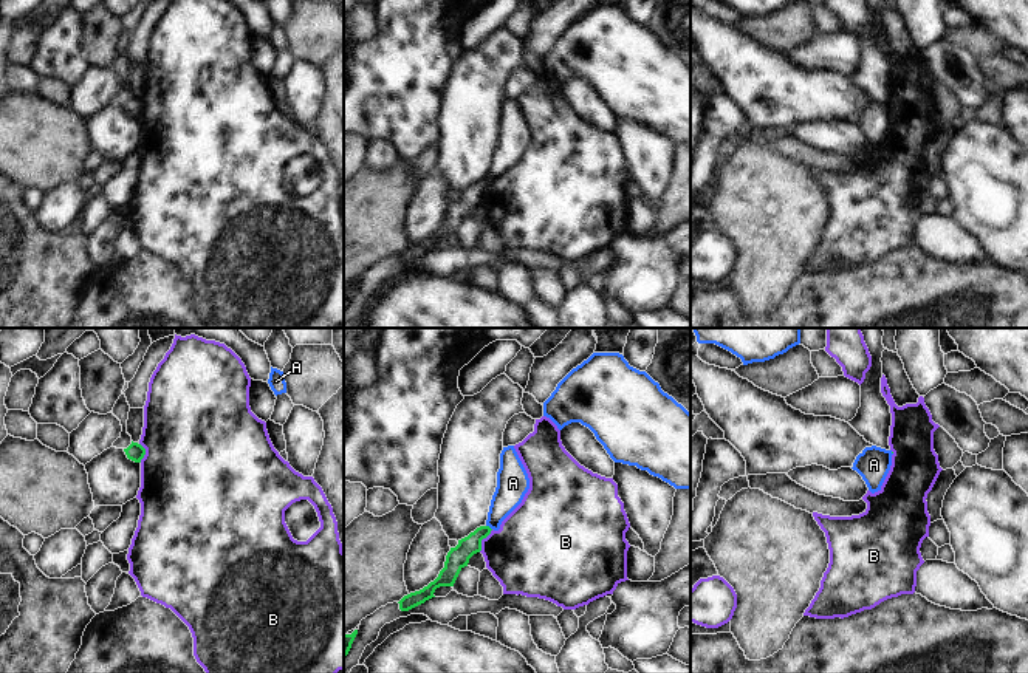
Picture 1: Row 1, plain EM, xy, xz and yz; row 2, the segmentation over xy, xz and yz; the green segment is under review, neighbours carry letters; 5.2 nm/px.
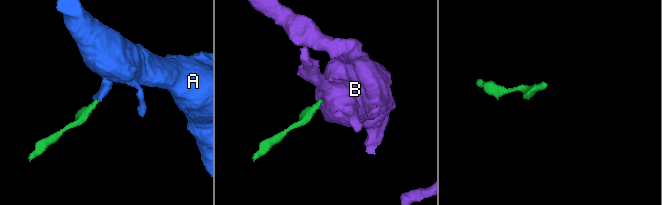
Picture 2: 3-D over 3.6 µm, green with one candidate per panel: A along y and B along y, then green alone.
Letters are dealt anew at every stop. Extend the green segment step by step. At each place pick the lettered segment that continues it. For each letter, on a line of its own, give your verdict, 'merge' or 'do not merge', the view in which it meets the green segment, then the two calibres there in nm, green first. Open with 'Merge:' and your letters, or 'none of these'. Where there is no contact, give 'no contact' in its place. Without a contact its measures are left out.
Merge: none of these
A: do not merge | xz | 110/160 nm
B: do not merge | xz | 110/400 nm

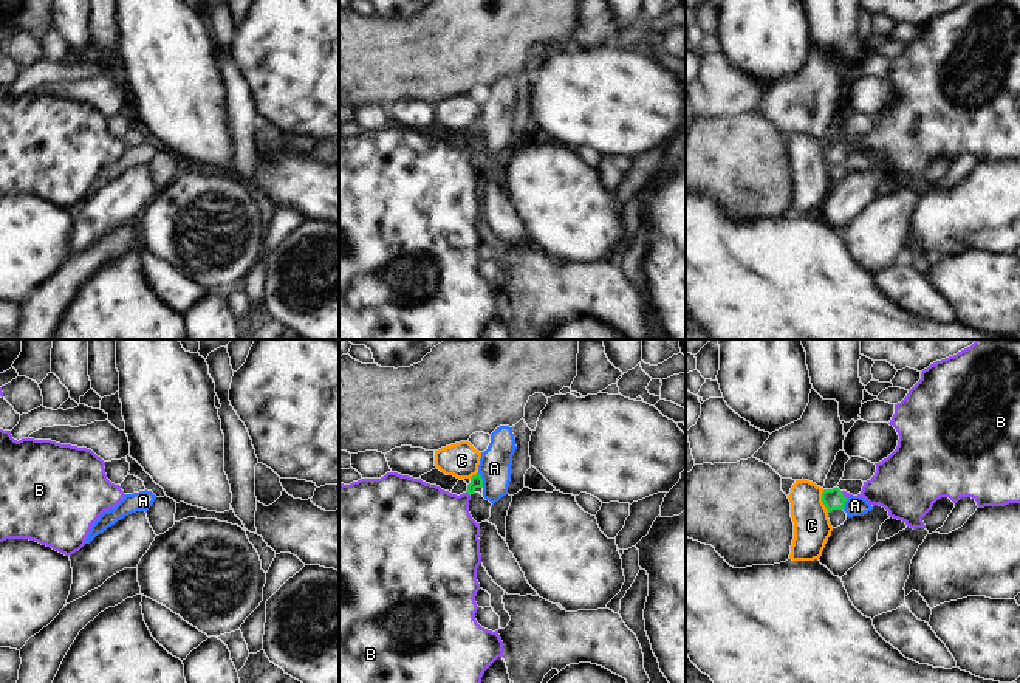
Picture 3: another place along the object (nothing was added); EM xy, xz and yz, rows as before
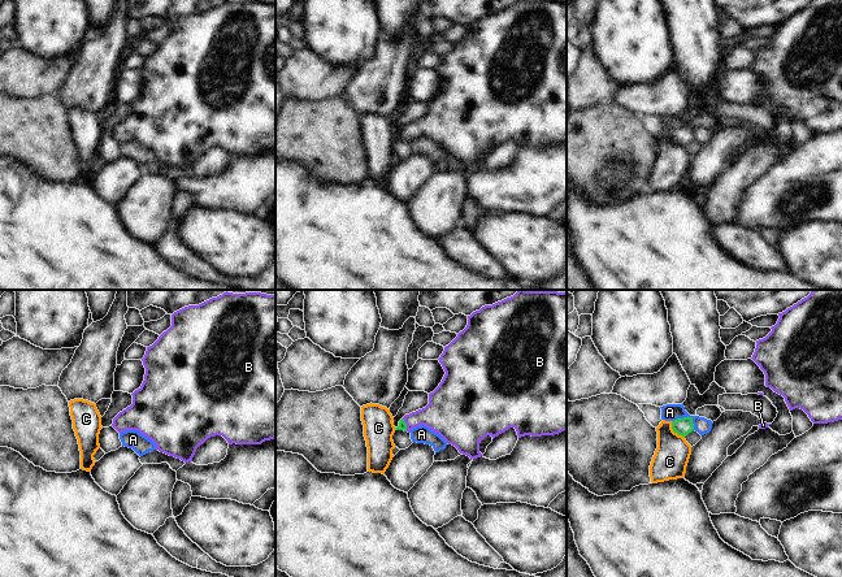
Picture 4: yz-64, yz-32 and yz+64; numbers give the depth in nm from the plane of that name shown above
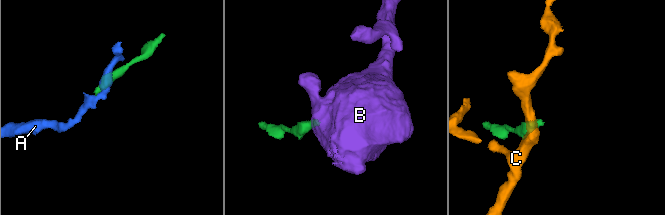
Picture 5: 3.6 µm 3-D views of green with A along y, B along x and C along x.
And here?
Merge: B
A: do not merge | xz | 60/160 nm
B: merge | xz | 60/400 nm
C: do not merge | yz | 110/190 nm

